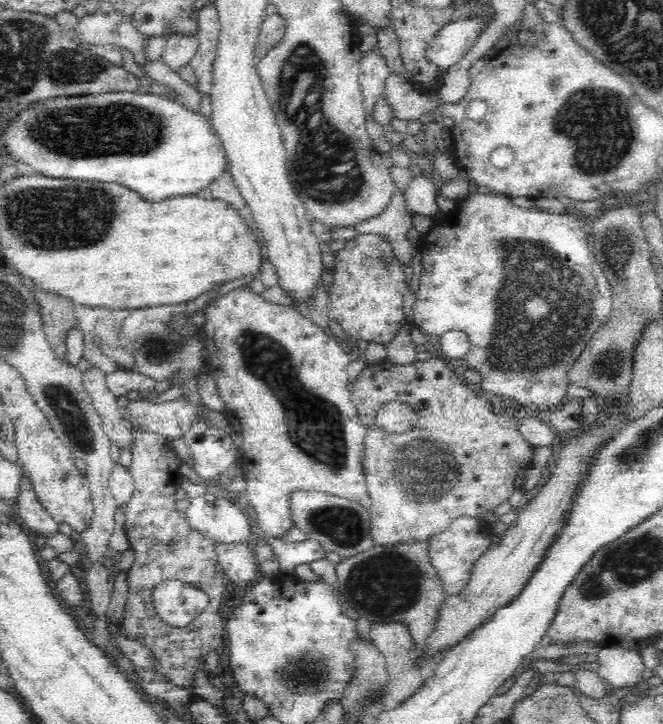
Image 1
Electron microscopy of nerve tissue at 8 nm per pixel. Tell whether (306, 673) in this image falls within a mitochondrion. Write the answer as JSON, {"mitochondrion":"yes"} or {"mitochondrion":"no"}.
{"mitochondrion":"yes"}

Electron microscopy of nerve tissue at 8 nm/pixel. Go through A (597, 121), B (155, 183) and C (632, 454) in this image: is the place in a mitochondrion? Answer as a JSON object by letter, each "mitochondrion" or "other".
{"A":"mitochondrion","B":"other","C":"mitochondrion"}

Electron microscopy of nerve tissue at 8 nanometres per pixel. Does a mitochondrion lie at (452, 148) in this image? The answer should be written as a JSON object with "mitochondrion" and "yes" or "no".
{"mitochondrion":"no"}

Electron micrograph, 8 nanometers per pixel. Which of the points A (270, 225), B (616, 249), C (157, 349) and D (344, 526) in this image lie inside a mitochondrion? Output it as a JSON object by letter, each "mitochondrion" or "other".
{"A":"other","B":"mitochondrion","C":"mitochondrion","D":"mitochondrion"}

